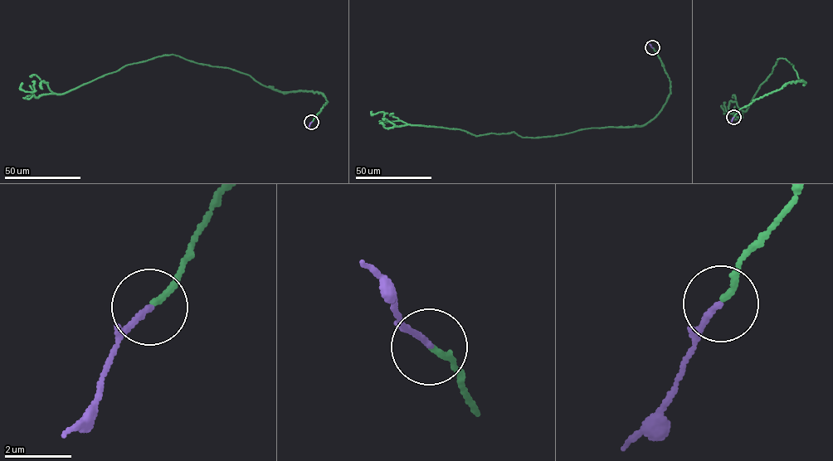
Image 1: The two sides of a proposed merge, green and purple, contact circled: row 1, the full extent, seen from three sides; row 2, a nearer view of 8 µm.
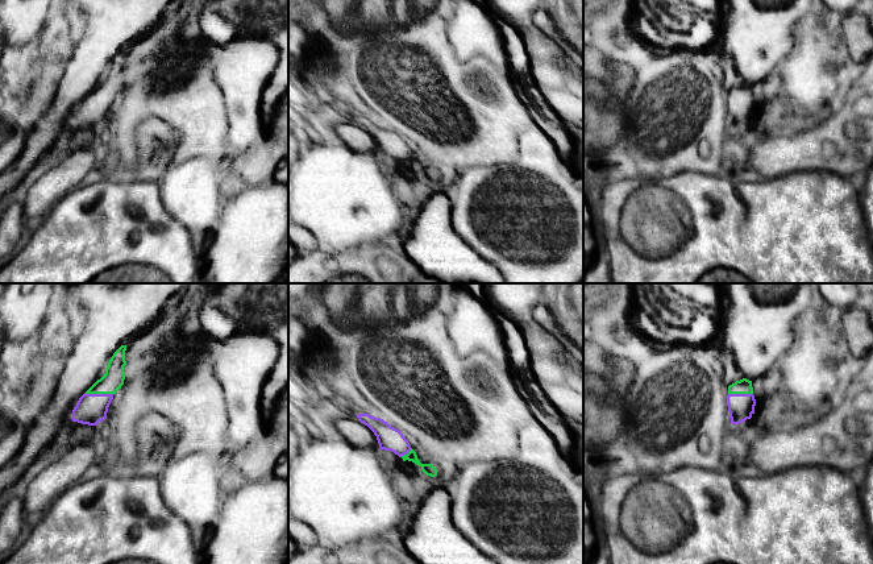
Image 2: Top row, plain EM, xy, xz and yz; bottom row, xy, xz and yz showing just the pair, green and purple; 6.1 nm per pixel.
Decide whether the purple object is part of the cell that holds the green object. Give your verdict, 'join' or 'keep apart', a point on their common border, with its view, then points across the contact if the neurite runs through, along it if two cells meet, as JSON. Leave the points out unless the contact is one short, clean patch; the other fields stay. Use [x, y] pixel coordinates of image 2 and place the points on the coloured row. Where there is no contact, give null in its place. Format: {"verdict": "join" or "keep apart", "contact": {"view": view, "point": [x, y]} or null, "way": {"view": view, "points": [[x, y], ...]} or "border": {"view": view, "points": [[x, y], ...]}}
{"verdict": "join", "contact": {"view": "xy", "point": [99, 393]}}

